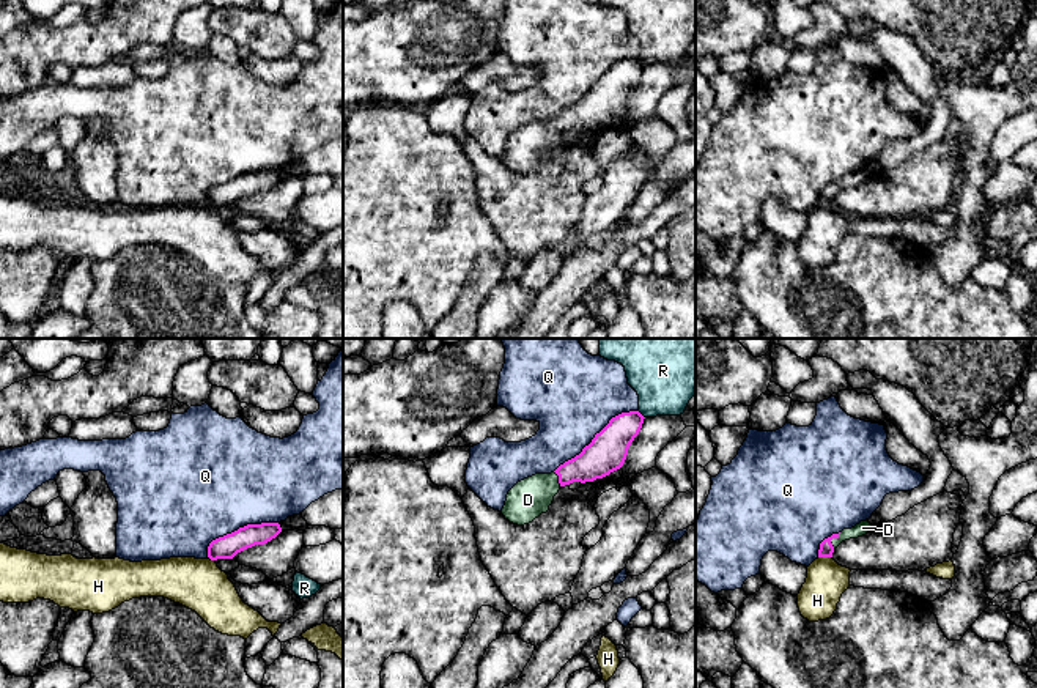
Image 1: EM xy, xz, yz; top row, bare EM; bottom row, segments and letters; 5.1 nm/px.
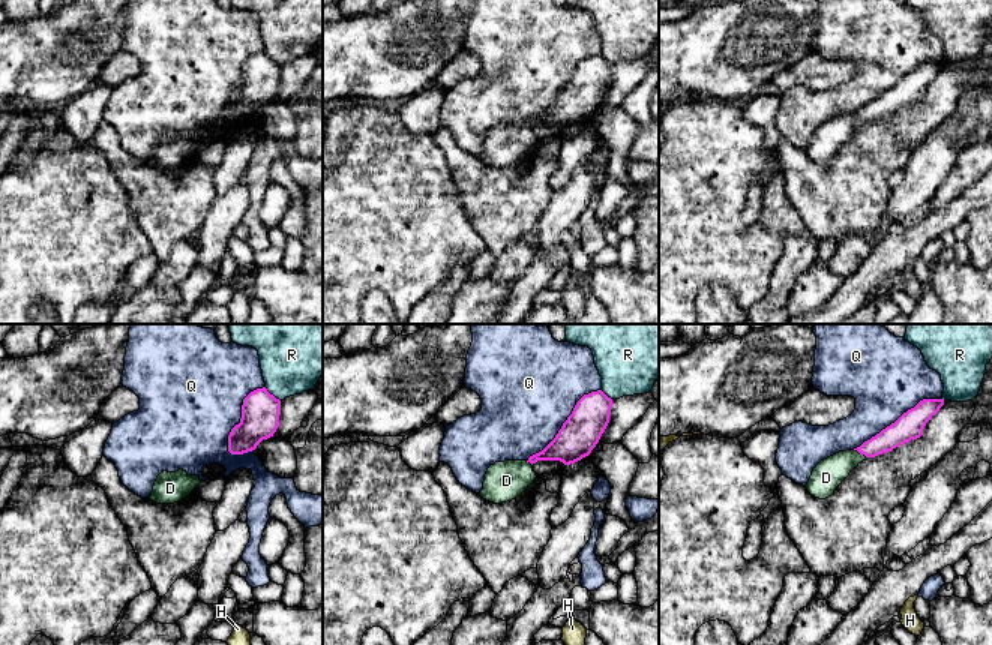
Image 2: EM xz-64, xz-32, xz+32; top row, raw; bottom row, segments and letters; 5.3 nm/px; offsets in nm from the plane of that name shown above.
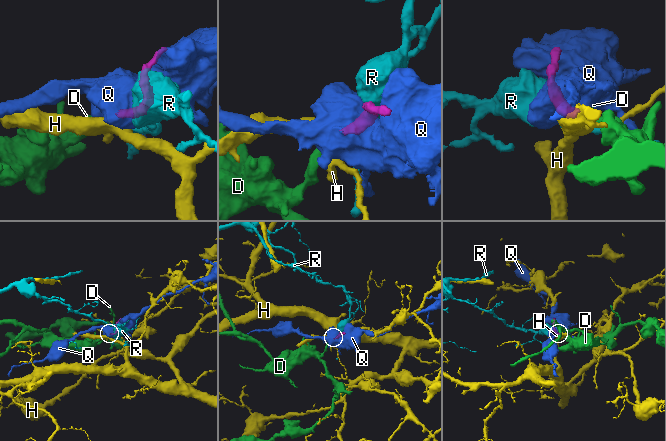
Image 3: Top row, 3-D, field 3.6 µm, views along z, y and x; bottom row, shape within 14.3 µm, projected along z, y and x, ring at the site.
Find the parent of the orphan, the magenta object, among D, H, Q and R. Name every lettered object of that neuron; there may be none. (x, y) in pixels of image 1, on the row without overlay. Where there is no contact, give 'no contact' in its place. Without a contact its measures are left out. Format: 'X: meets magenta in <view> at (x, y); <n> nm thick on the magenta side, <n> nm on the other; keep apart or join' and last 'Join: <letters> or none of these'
D: meets magenta in yz at (831, 186); 70 nm thick on the magenta side, 70 nm on the other; join
H: meets magenta in yz at (825, 203); 70 nm thick on the magenta side, 200 nm on the other; keep apart
Q: meets magenta in xz at (595, 84); 200 nm thick on the magenta side, 440 nm on the other; keep apart
R: meets magenta in xz at (641, 62); 200 nm thick on the magenta side, 300 nm on the other; keep apart
Join: D

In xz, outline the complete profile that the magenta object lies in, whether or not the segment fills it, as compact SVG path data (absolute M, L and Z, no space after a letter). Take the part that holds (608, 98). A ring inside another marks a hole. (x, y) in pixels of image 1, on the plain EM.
M639 58L622 60L612 65L579 102L554 120L535 121L518 129L507 142L502 156L505 167L518 173L529 172L549 157L562 134L573 129L593 129L620 117L644 66Z

